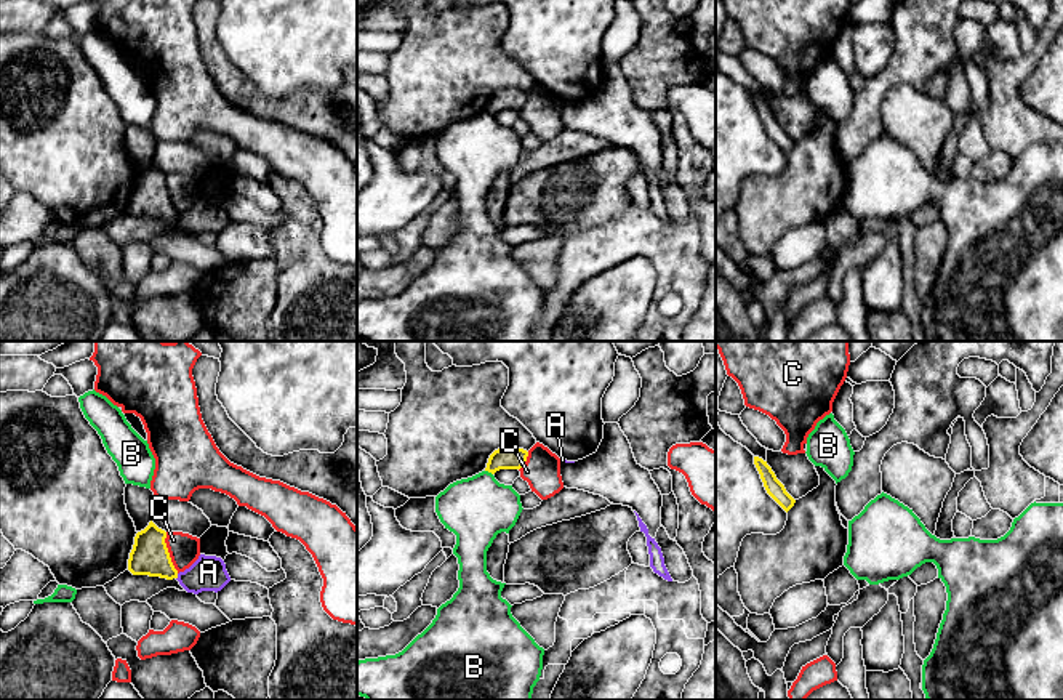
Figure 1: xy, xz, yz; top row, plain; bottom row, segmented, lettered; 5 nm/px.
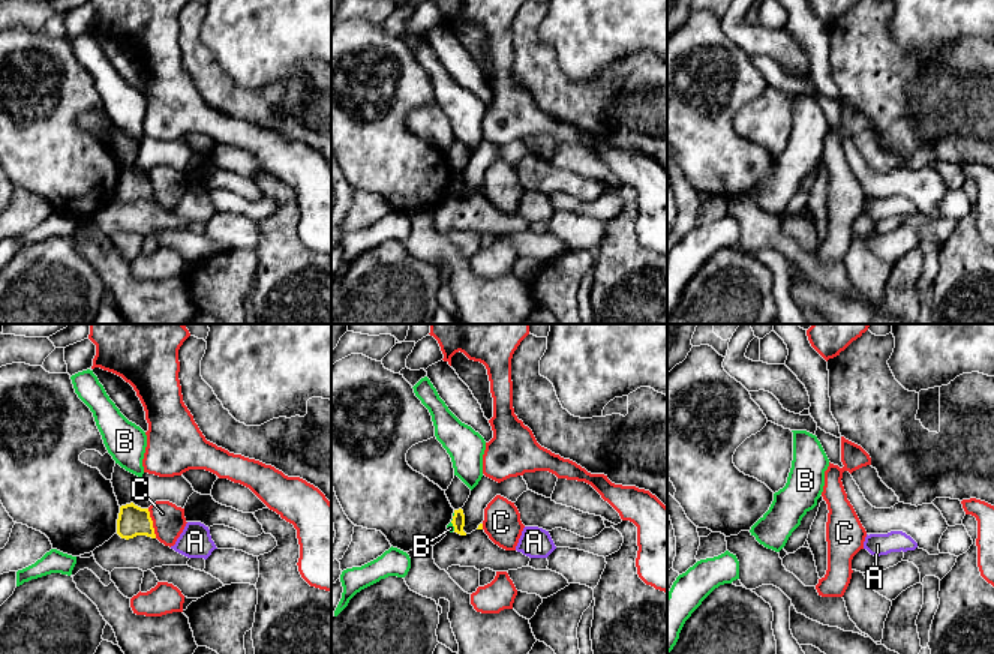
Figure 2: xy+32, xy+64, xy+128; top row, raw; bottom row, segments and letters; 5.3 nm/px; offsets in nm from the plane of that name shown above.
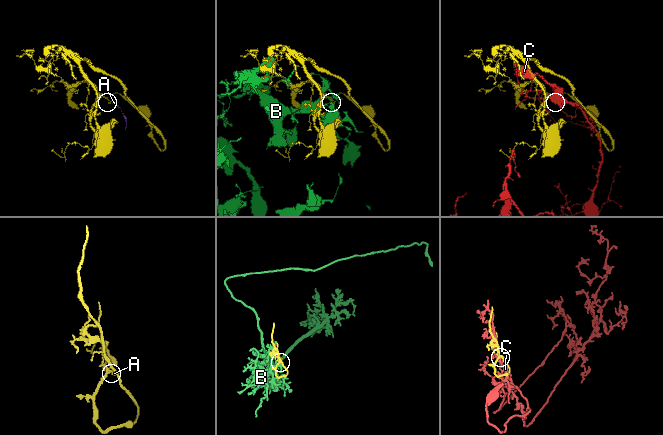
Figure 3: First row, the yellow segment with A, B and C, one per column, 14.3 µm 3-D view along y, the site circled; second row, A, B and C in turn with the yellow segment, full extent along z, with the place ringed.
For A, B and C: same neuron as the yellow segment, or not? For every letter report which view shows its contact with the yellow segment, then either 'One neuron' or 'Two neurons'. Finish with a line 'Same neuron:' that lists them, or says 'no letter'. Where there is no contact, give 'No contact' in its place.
A: Touches yellow in xy. Two neurons
B: Touches yellow in xz. Two neurons
C: Touches yellow in xy. Two neurons
Same neuron: no letter

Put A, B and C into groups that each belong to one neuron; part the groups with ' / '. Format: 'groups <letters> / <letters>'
groups A / B / C

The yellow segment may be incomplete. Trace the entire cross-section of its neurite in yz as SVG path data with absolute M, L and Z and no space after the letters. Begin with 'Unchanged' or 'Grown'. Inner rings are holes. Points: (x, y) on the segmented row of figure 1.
Unchanged. M754 457L754 465L760 474L767 493L788 513L796 500L786 492L784 485L776 479L772 468L759 457Z

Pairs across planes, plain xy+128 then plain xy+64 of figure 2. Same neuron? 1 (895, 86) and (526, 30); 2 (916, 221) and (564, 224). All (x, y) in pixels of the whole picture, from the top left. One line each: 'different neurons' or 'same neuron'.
1: same neuron
2: same neuron

